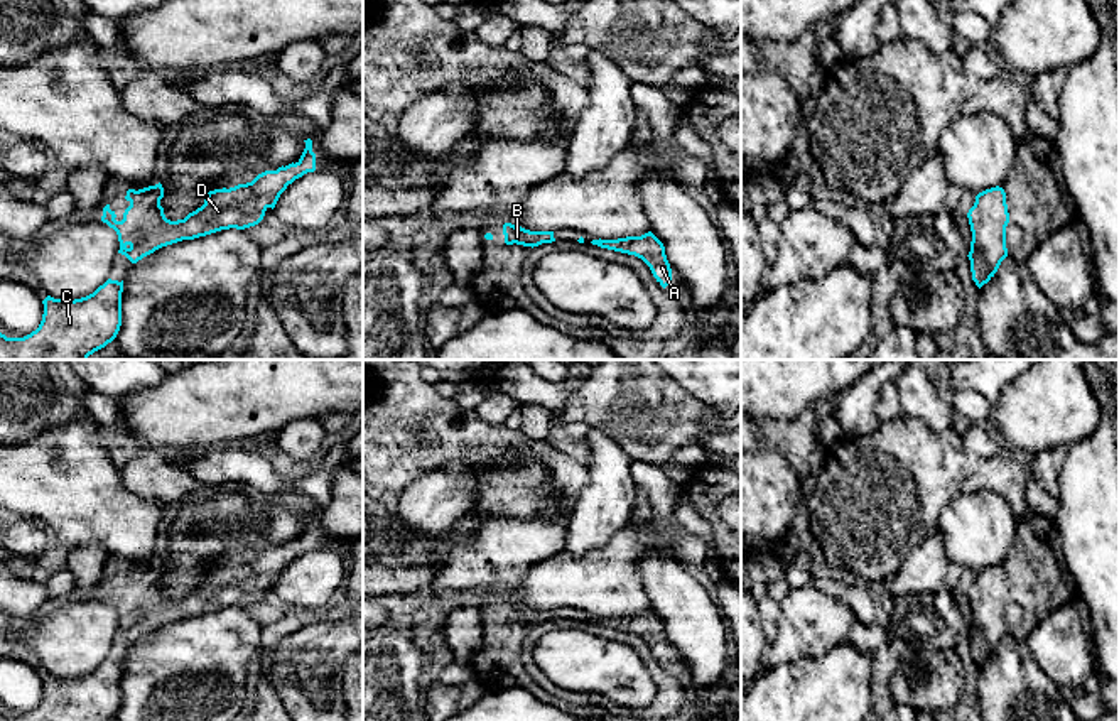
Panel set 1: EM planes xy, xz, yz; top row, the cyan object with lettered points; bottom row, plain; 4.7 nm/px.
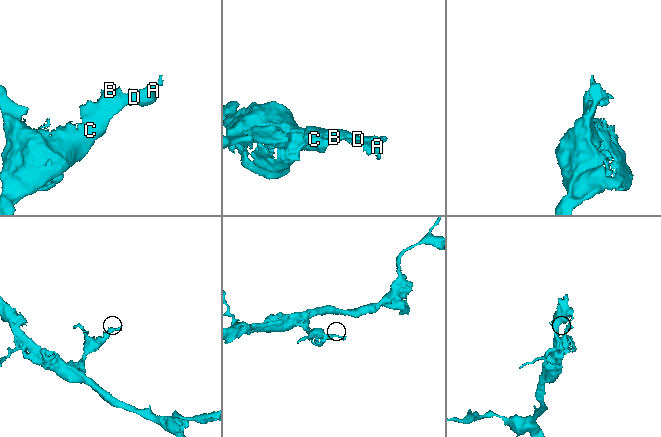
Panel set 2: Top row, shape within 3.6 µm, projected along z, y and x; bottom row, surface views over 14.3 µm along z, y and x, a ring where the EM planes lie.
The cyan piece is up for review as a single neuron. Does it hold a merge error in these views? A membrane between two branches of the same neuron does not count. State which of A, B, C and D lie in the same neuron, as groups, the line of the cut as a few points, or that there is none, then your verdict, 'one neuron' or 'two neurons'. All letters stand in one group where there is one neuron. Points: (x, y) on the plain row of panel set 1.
A B C D; no cut; one neuron

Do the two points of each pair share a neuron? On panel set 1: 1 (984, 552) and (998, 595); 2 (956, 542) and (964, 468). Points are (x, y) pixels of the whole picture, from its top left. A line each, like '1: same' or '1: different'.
1: different
2: different

